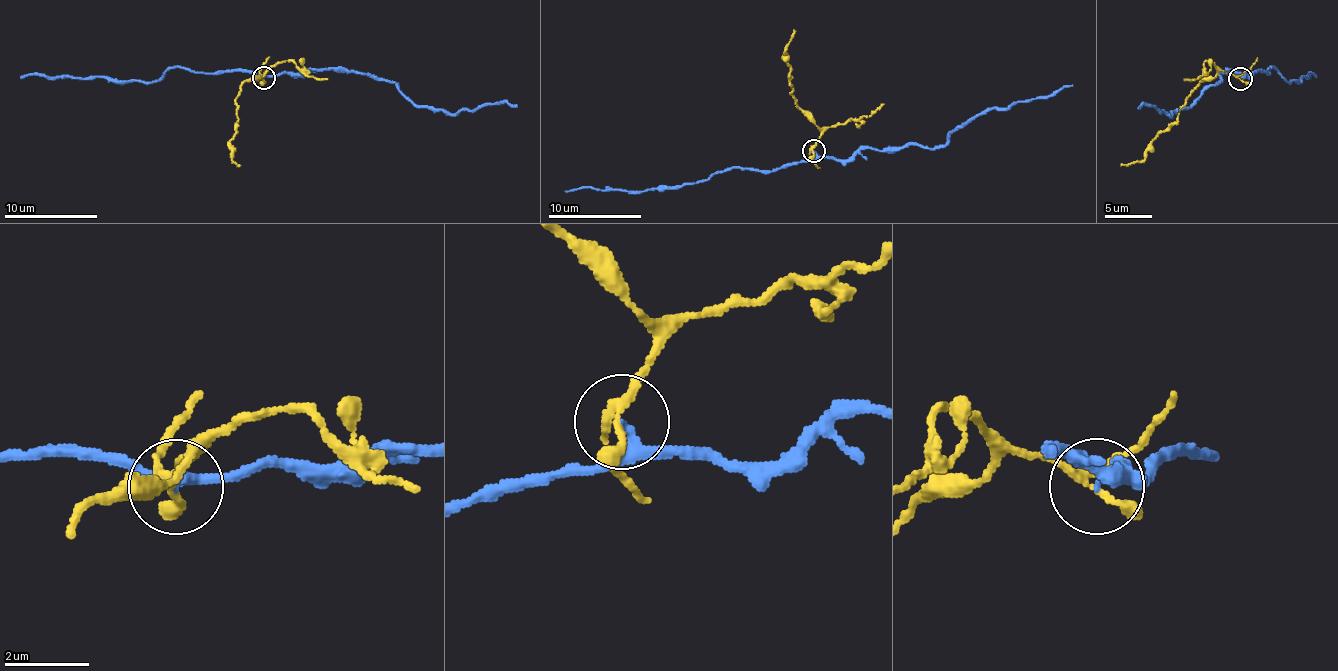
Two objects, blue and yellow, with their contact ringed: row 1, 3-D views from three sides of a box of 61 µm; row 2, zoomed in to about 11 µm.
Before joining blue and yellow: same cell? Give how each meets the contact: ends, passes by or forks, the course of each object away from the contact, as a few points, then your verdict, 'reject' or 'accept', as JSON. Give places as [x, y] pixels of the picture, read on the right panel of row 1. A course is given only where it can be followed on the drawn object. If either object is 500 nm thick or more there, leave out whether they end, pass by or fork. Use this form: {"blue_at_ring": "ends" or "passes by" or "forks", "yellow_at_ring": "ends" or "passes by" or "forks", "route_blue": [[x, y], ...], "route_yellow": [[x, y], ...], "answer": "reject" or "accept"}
{"blue_at_ring": "passes by", "yellow_at_ring": "forks", "route_blue": [[1239, 78], [1246, 75], [1228, 69], [1187, 107], [1169, 115], [1144, 104], [1138, 108]], "route_yellow": [[1240, 78], [1220, 71], [1200, 85], [1187, 98], [1177, 120], [1154, 140], [1145, 157], [1120, 166]], "answer": "reject"}

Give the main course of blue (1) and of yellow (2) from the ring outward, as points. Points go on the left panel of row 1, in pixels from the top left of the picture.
1: (264, 77), (347, 68), (393, 80), (417, 106), (459, 113), (505, 101), (516, 106)
2: (261, 77), (266, 70), (242, 85), (235, 99), (236, 136), (231, 141), (229, 157), (240, 167)

